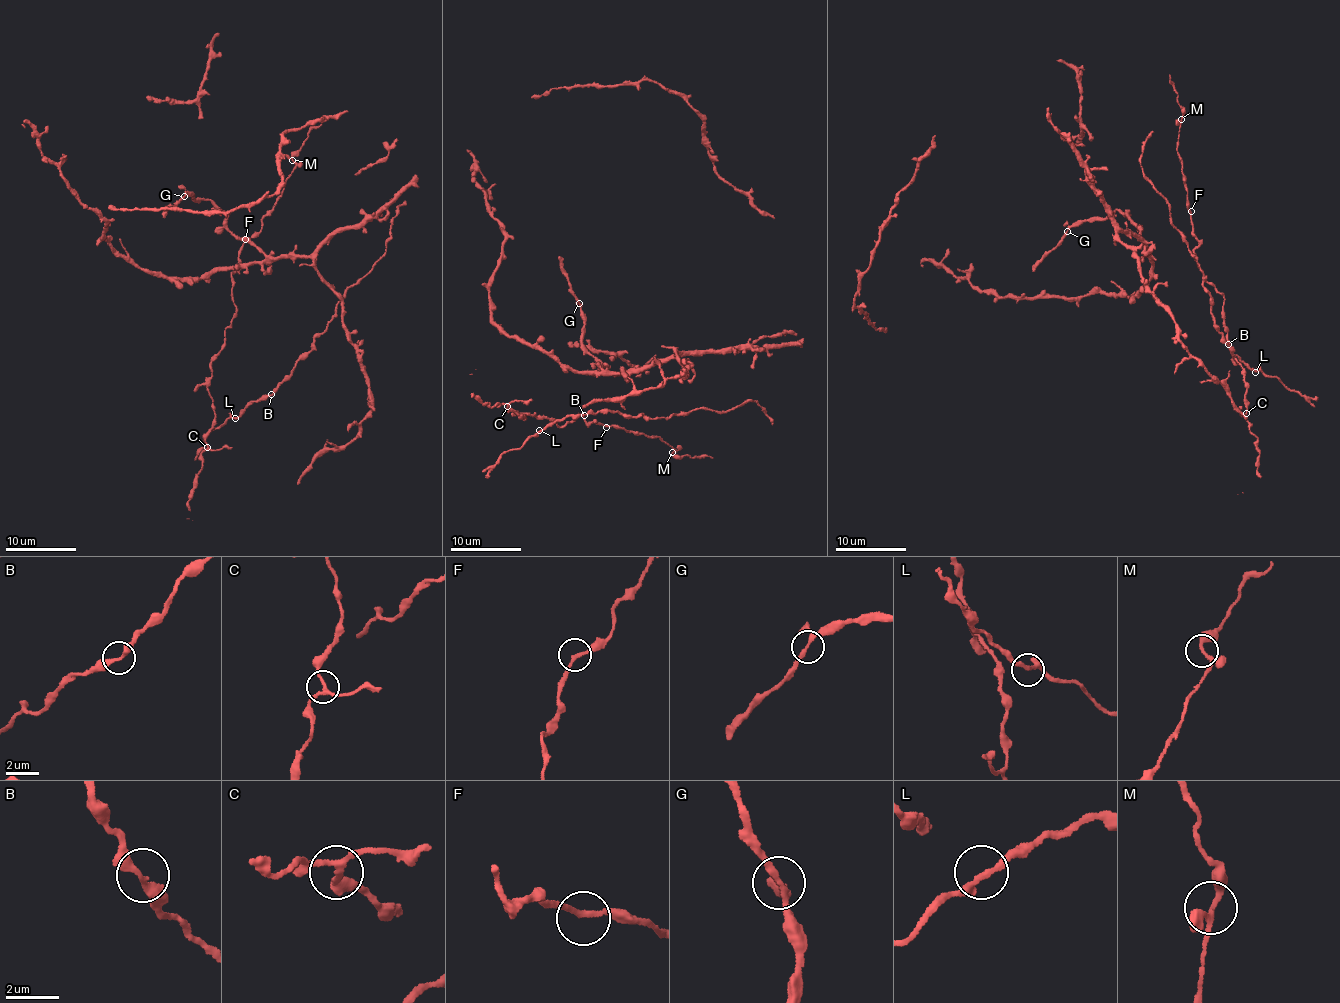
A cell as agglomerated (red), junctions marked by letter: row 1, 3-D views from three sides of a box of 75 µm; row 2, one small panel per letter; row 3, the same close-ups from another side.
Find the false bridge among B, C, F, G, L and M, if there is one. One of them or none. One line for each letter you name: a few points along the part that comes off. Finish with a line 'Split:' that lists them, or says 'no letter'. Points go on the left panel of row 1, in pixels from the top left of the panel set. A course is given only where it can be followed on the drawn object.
Split: no letter

